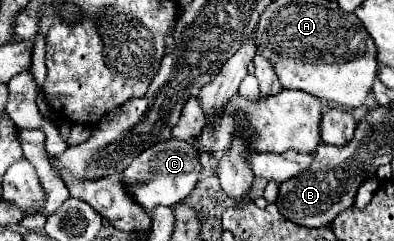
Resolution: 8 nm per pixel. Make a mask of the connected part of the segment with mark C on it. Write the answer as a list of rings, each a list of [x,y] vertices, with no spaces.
[[[169,139],[169,141],[161,141],[153,147],[149,147],[149,151],[143,151],[141,155],[137,155],[137,159],[133,159],[133,163],[123,171],[123,179],[125,179],[129,193],[135,197],[135,201],[145,211],[151,211],[157,205],[171,207],[171,205],[183,201],[195,189],[199,171],[201,171],[201,163],[199,163],[197,147],[187,141]]]

